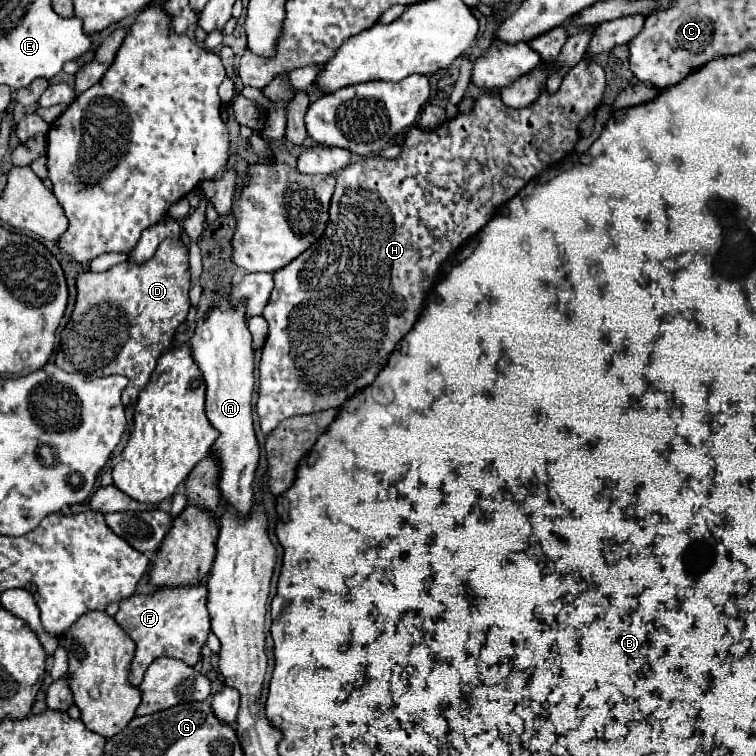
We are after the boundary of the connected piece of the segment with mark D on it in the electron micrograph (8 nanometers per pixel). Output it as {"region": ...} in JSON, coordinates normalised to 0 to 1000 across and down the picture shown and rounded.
{"region":[[[218,316],[205,337],[189,348],[176,351],[173,345],[157,348],[139,361],[110,358],[102,366],[102,401],[94,417],[94,425],[81,438],[81,454],[75,464],[75,485],[89,493],[110,493],[115,499],[142,499],[142,496],[165,496],[171,509],[163,517],[163,536],[173,538],[181,533],[184,520],[197,507],[197,499],[208,483],[208,475],[218,462],[226,459],[234,433],[245,425],[250,411],[250,348],[247,327],[239,319]]]}

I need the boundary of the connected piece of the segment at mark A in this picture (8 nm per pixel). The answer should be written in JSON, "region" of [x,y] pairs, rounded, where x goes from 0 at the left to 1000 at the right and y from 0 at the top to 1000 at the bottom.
{"region":[[[303,393],[298,396],[298,406],[279,406],[271,425],[261,430],[258,443],[253,446],[253,470],[274,507],[274,554],[290,570],[290,581],[282,589],[282,599],[290,604],[292,612],[290,647],[295,668],[308,668],[319,681],[324,681],[335,668],[332,636],[337,634],[343,612],[343,586],[337,581],[332,536],[337,515],[335,443],[327,433],[327,401],[306,401]]]}

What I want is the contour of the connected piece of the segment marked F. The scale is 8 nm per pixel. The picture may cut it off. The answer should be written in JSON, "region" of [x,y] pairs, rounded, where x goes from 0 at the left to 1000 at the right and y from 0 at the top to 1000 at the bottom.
{"region":[[[266,769],[253,776],[250,774],[213,776],[210,782],[194,787],[189,784],[173,787],[157,798],[152,821],[181,853],[176,882],[171,888],[171,898],[176,906],[184,906],[189,901],[194,882],[213,866],[239,872],[247,880],[258,880],[279,837],[276,808],[274,808],[274,771]]]}

